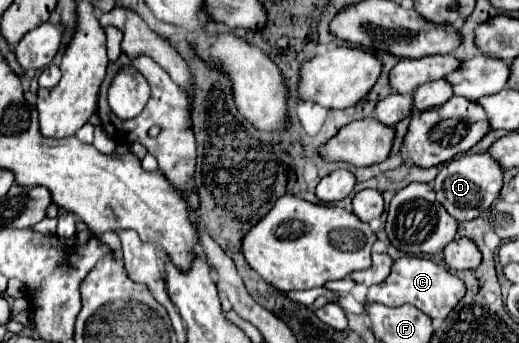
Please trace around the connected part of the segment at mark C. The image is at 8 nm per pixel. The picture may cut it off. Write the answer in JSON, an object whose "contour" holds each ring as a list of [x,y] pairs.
{"contour":[[[401,257],[401,259],[397,259],[393,263],[393,271],[385,279],[385,283],[373,285],[367,291],[369,301],[377,301],[377,303],[383,303],[389,307],[409,303],[409,305],[415,305],[421,311],[425,311],[425,315],[429,315],[433,321],[445,319],[463,295],[465,295],[465,285],[459,277],[451,275],[445,267],[435,265],[433,261],[423,259],[423,257]]]}

